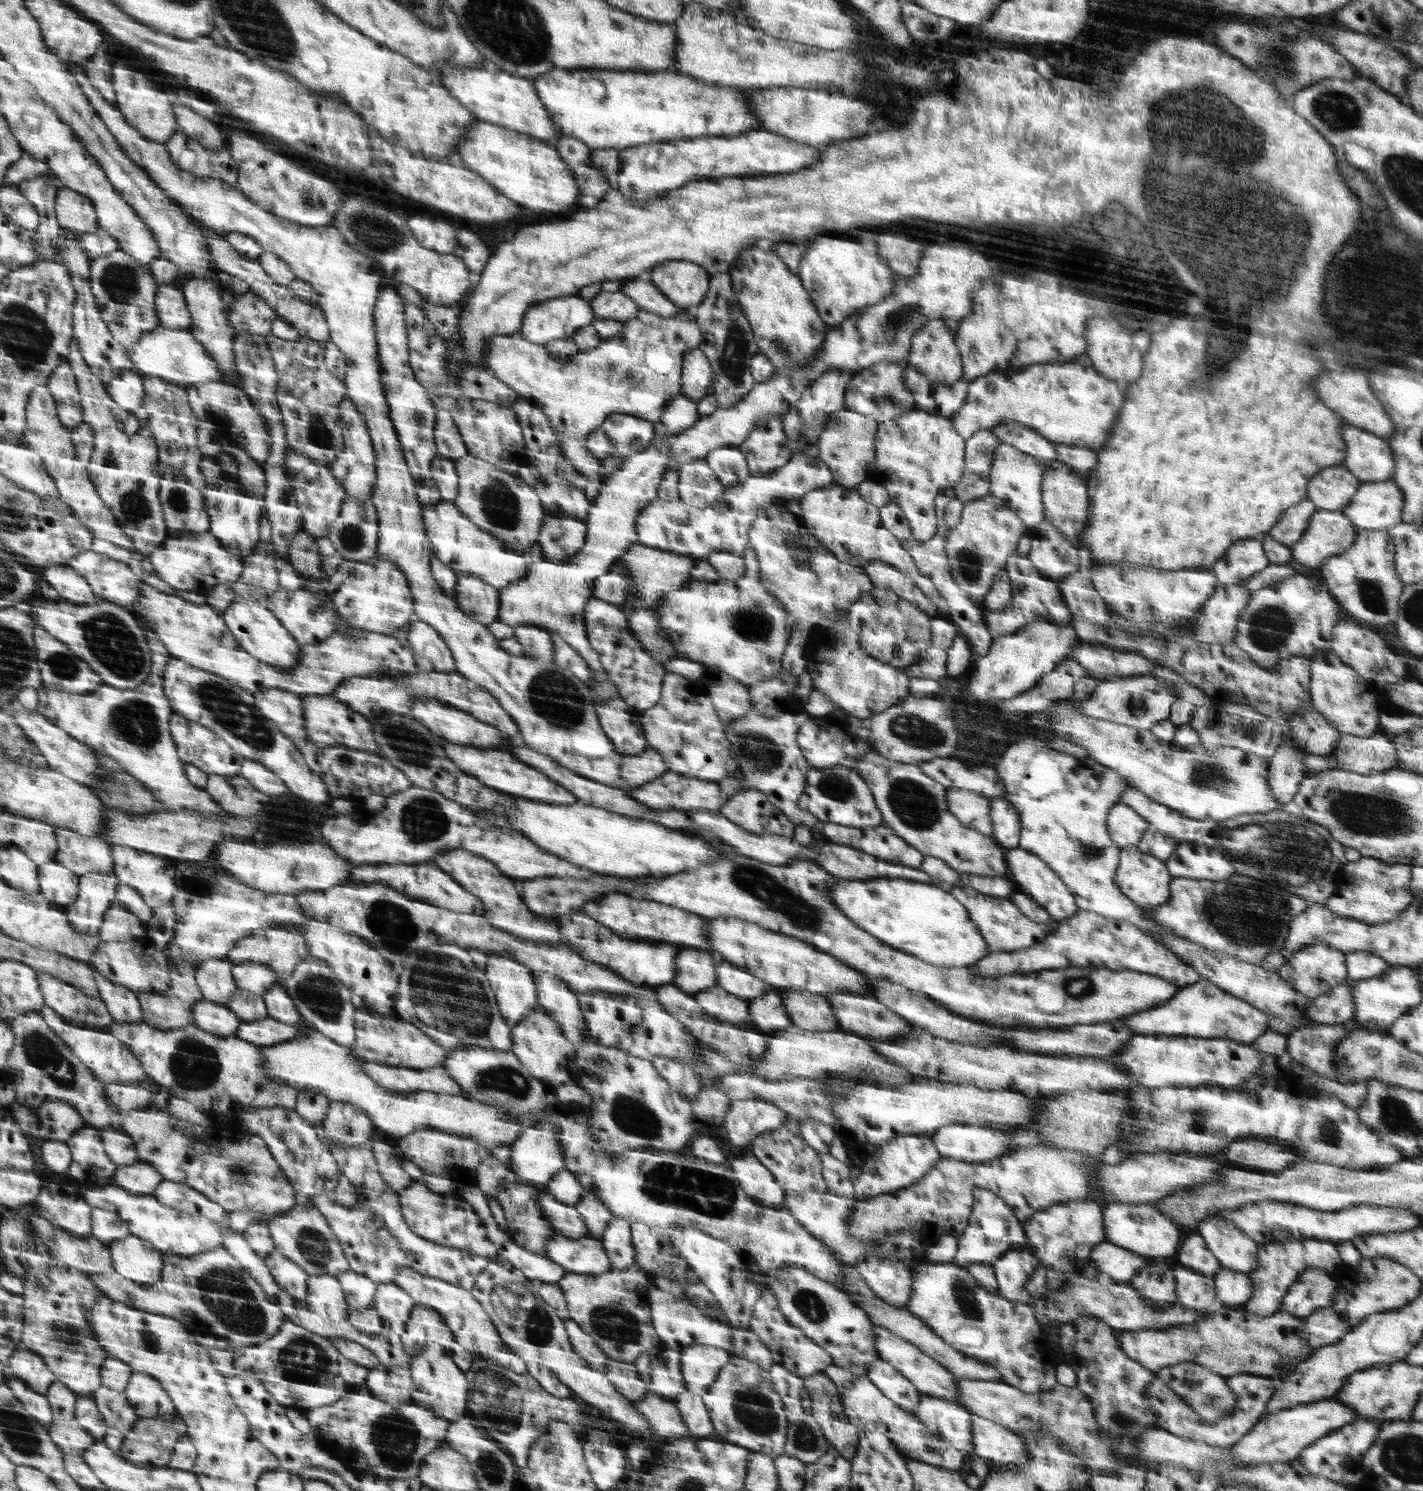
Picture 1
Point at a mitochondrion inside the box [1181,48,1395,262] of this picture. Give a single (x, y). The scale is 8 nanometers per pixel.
(1340, 113)

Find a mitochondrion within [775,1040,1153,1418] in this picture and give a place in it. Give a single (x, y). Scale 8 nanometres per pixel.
(806, 1302)

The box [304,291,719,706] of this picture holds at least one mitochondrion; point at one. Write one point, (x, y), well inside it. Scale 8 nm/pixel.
(498, 505)

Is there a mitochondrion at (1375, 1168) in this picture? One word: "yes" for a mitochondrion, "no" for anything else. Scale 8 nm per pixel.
no

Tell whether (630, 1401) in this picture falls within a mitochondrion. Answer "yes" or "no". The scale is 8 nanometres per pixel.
no

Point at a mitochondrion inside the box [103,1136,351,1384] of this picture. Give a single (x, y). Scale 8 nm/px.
(231, 1304)

